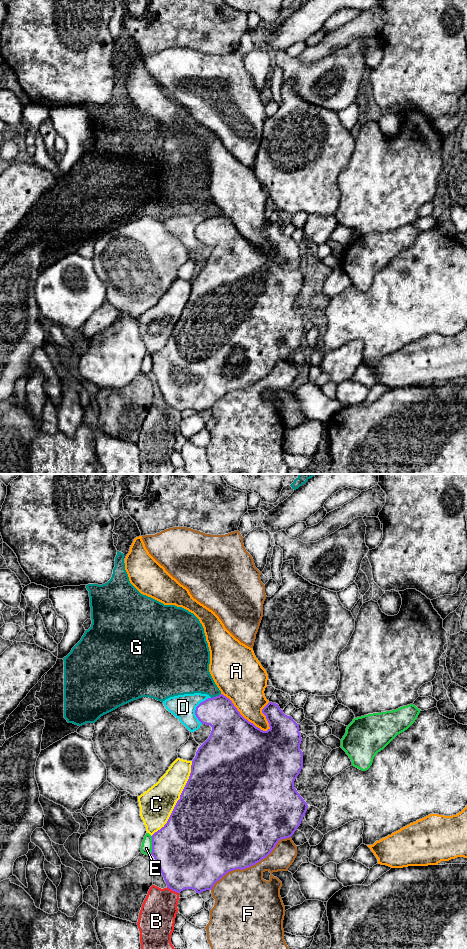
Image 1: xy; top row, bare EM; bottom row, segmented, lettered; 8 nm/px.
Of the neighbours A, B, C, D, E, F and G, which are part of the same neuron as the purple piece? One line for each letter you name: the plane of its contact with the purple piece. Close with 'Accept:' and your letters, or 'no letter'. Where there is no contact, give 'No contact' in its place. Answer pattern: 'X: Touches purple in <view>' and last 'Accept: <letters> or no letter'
Accept: no letter

